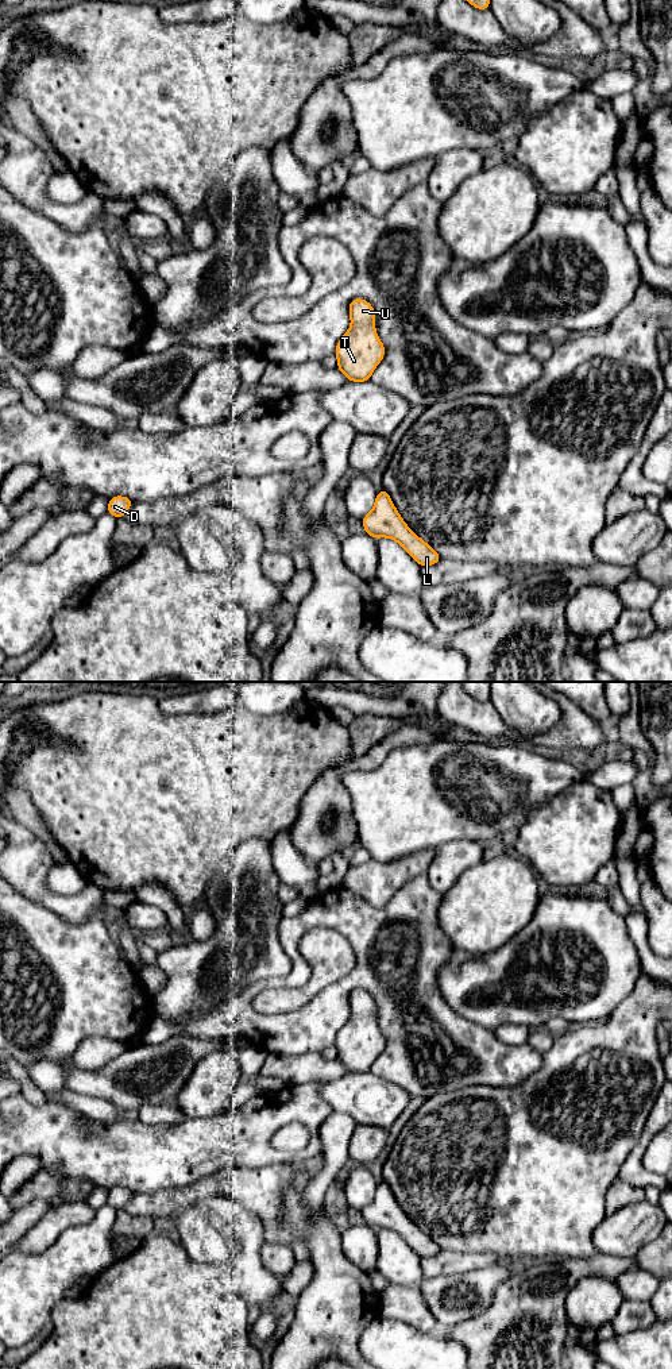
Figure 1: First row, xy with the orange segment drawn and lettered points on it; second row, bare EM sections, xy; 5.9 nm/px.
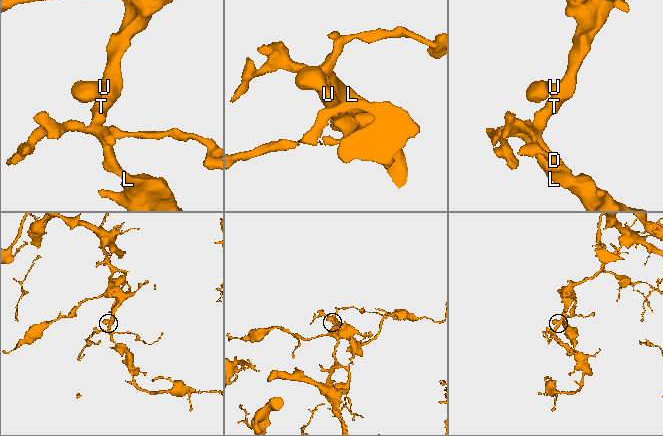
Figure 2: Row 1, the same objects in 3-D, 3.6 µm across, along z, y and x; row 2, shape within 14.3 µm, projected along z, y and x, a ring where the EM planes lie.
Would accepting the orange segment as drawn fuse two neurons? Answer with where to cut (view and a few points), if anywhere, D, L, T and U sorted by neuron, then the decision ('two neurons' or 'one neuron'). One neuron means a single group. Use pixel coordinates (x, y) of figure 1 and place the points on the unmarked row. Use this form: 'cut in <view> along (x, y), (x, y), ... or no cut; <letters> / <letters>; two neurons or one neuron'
no cut; D L T U; one neuron

